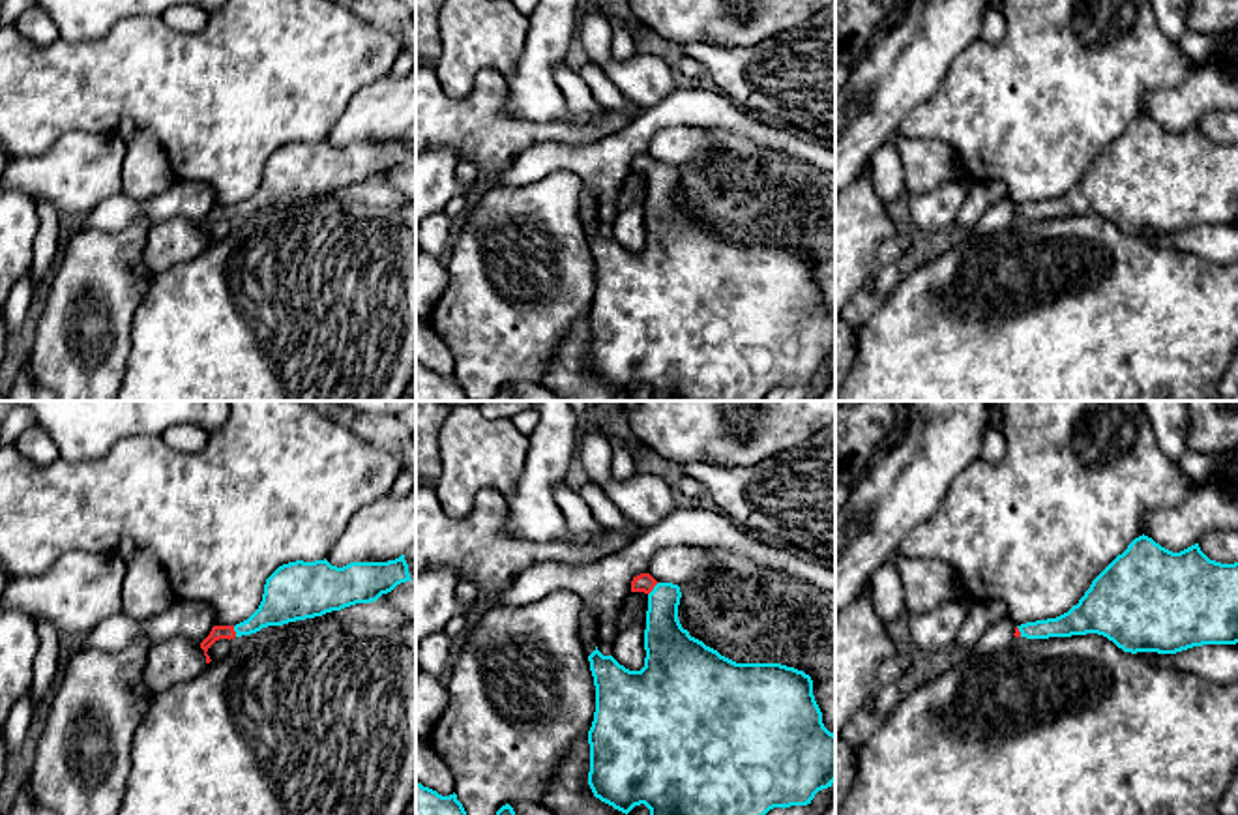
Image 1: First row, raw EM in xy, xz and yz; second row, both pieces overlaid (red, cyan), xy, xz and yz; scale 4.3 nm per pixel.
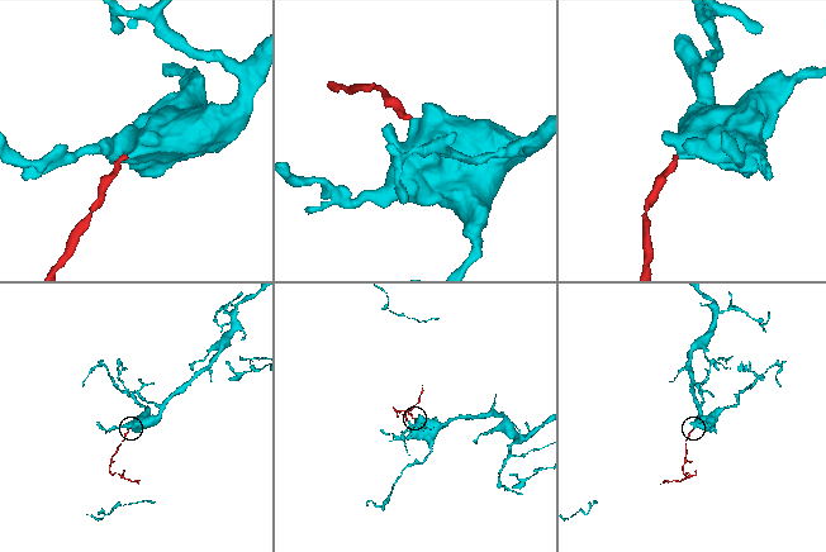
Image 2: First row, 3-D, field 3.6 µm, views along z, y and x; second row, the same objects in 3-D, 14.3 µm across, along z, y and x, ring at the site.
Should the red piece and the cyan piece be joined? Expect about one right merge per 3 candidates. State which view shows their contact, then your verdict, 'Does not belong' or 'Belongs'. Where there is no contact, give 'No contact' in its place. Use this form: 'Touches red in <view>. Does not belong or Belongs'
Touches red in xz. Belongs

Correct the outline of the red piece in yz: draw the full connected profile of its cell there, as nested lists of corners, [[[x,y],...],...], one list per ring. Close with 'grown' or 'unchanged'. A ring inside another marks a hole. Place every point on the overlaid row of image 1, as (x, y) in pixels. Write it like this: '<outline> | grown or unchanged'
[[[1148,536],[1135,538],[1068,613],[1026,622],[1015,637],[1049,639],[1098,633],[1124,652],[1176,654],[1202,645],[1238,643],[1238,562],[1210,560],[1199,543],[1172,553]]] | grown

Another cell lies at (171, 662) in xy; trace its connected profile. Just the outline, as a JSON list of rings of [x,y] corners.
[[[169,639],[150,648],[142,678],[154,695],[197,676],[204,667],[206,656],[200,645]]]

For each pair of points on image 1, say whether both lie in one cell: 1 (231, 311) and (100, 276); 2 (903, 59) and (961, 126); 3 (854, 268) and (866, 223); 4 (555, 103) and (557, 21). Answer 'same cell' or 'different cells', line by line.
1: different cells
2: different cells
3: same cell
4: same cell

